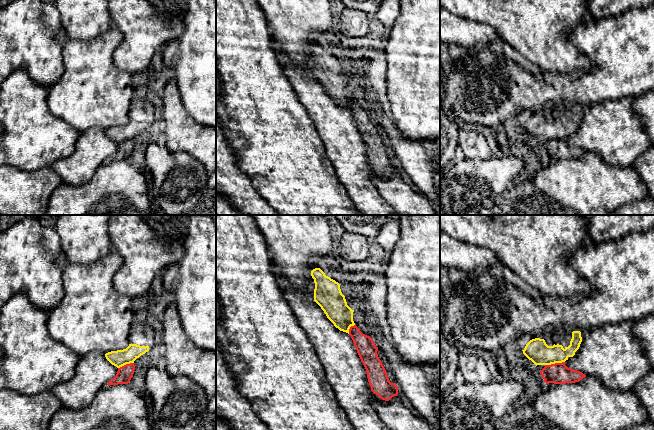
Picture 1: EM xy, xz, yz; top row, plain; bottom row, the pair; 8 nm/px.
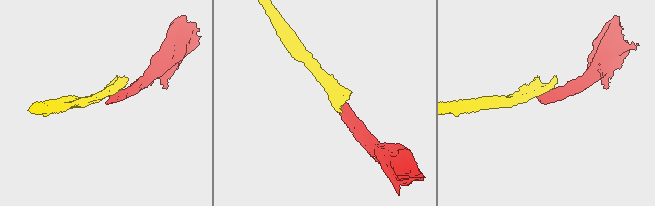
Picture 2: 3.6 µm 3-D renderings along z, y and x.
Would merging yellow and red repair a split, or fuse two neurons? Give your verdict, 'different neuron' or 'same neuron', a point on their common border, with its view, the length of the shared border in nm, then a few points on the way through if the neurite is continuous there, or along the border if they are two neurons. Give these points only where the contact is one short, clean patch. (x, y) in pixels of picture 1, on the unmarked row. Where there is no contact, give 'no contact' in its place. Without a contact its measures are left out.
different neuron | yz (554, 139) | 160 nm | along yz (564, 137), (545, 141)

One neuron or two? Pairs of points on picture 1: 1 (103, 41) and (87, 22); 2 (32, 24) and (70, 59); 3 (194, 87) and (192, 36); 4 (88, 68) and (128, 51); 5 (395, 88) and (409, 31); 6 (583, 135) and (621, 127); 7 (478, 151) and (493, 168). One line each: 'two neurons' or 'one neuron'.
1: two neurons
2: two neurons
3: one neuron
4: two neurons
5: one neuron
6: one neuron
7: two neurons

